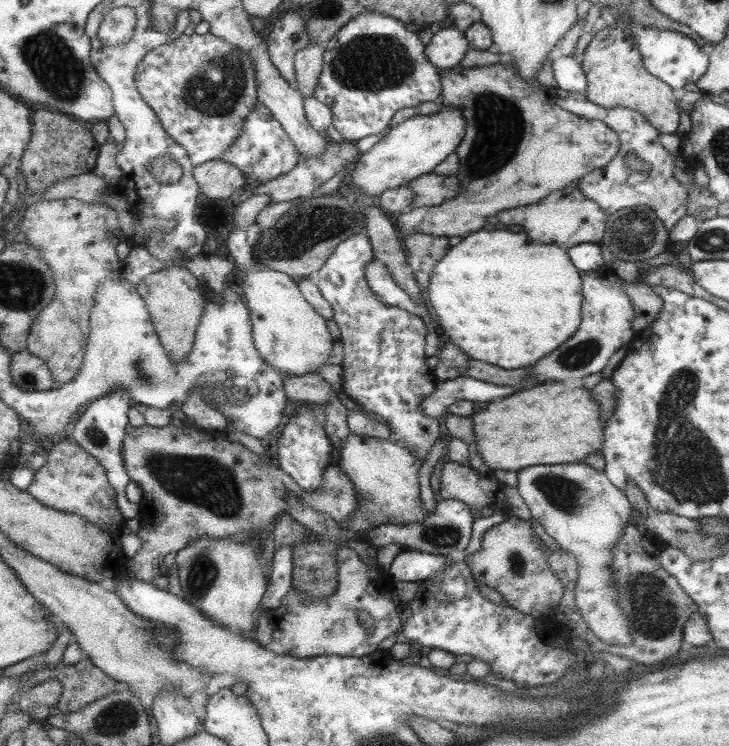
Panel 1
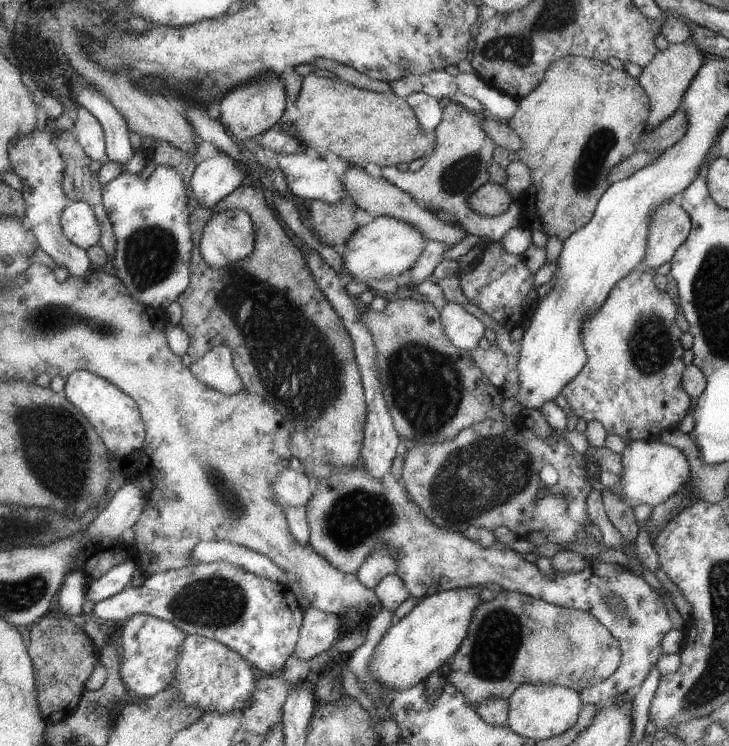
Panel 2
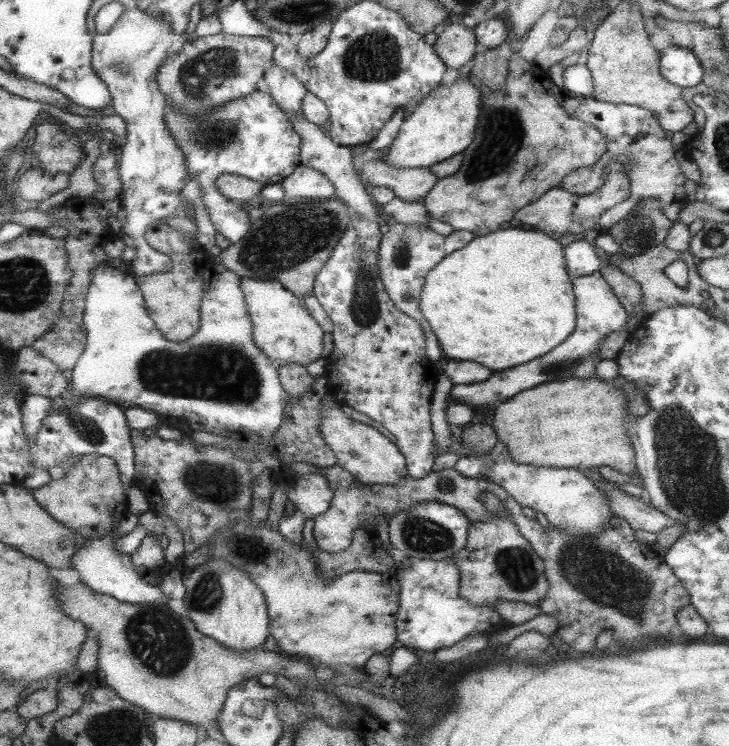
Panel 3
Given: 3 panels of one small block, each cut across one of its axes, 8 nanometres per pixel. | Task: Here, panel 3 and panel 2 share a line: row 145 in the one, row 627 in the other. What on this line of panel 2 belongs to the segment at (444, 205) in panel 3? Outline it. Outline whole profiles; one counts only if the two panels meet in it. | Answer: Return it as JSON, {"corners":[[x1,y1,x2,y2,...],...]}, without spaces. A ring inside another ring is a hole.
{"corners":[[500,591,496,598,481,602,473,613,470,629,461,647,449,660,446,683,454,686,471,708,492,699,508,700,524,682,559,685,579,693,614,675,621,663,621,650,610,630,590,613,547,604,514,592]]}

